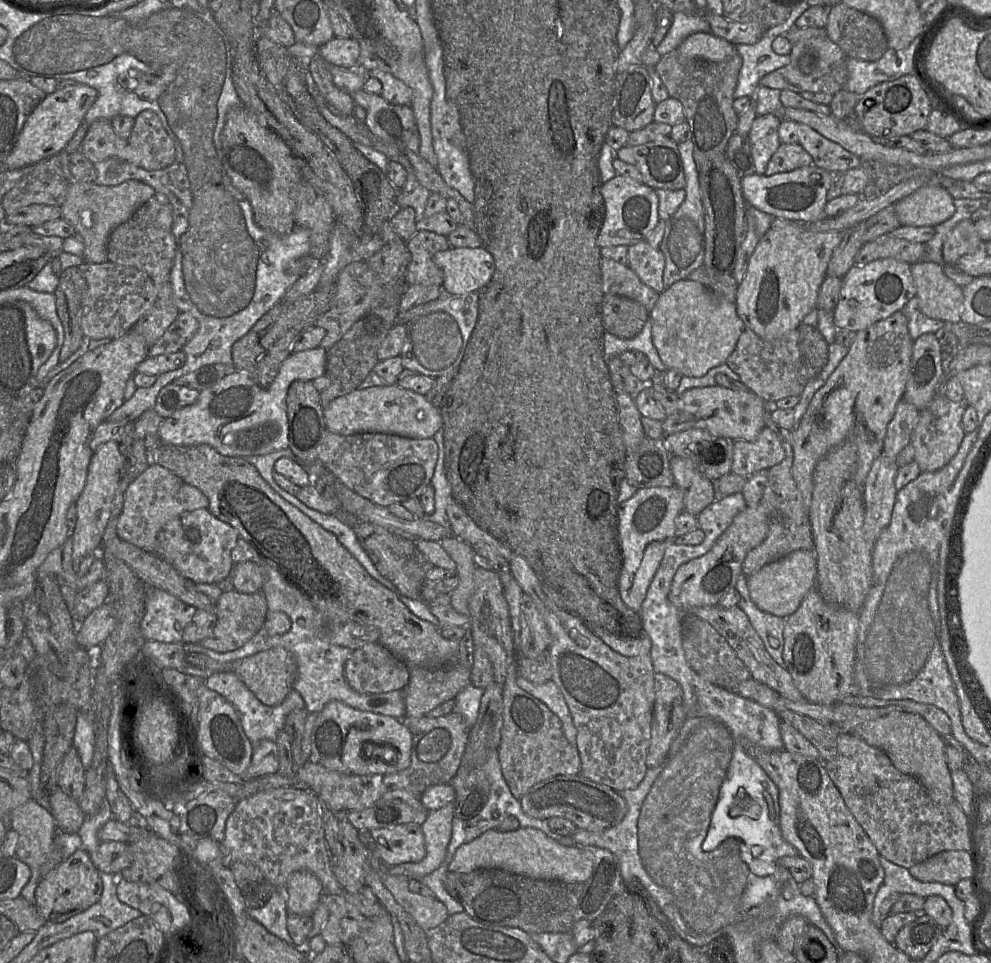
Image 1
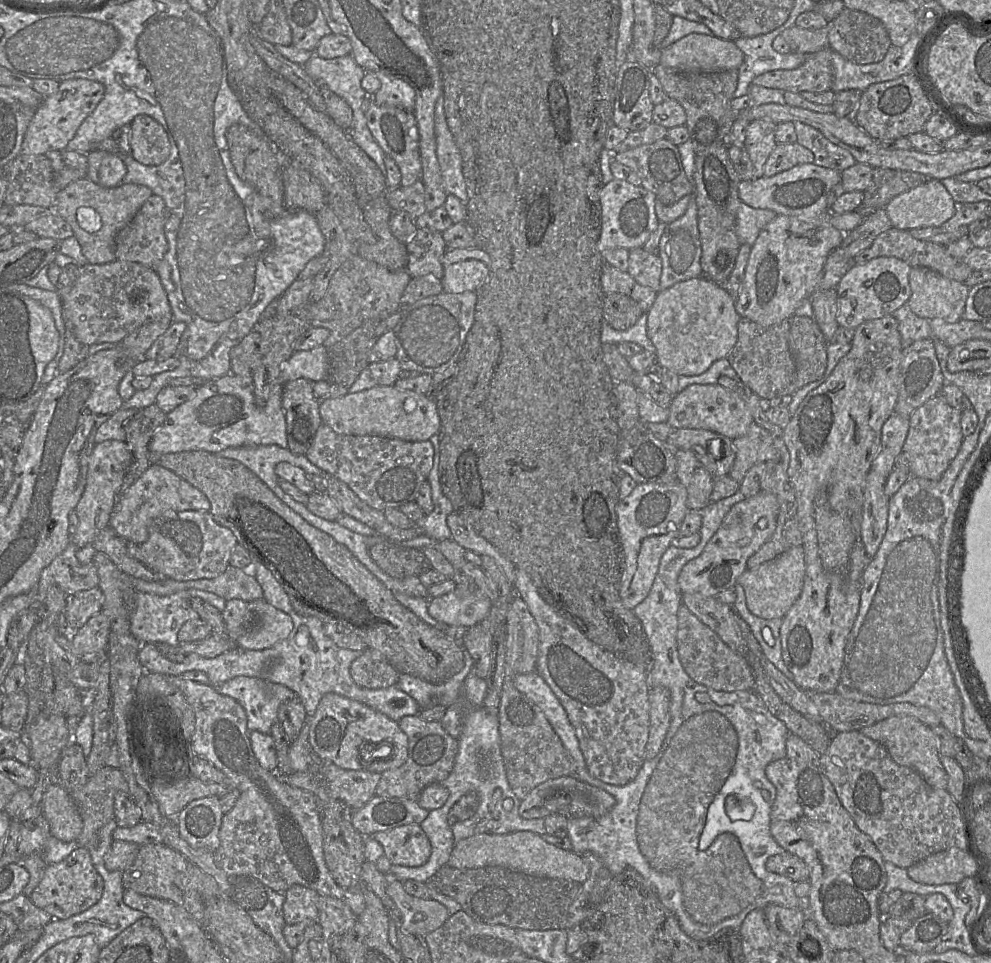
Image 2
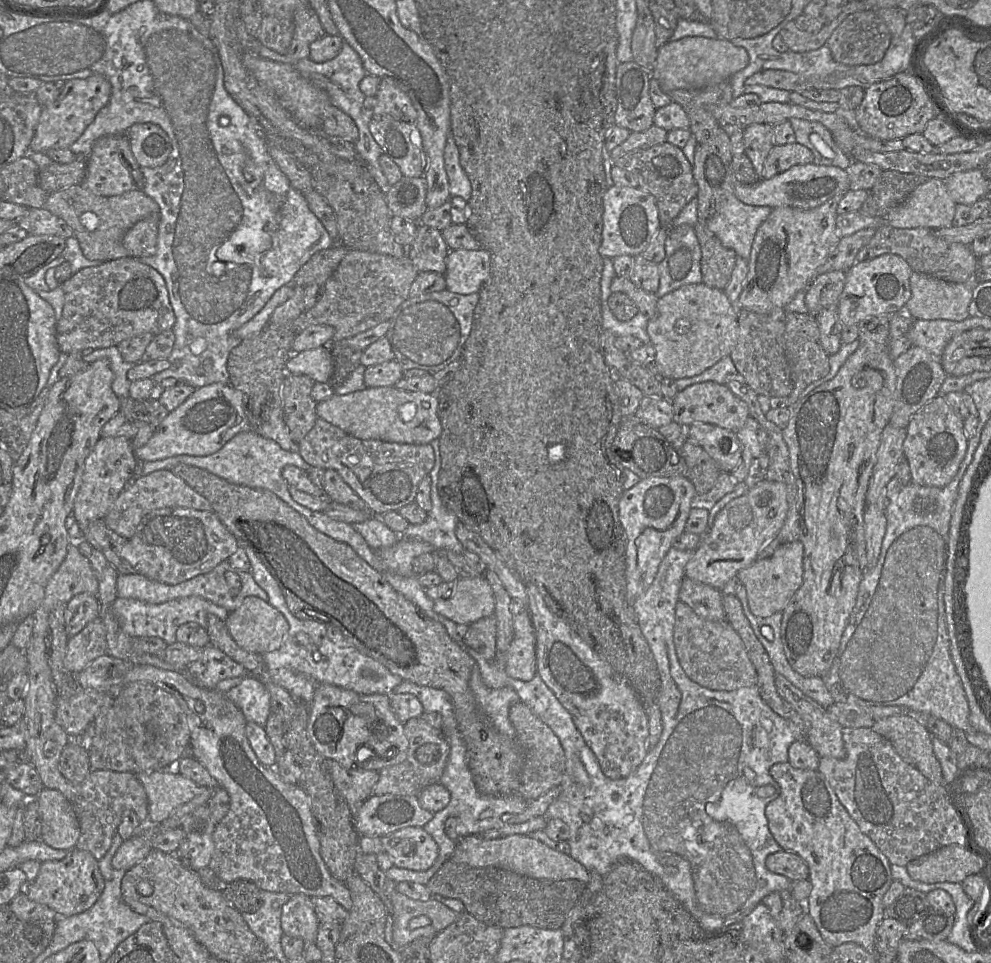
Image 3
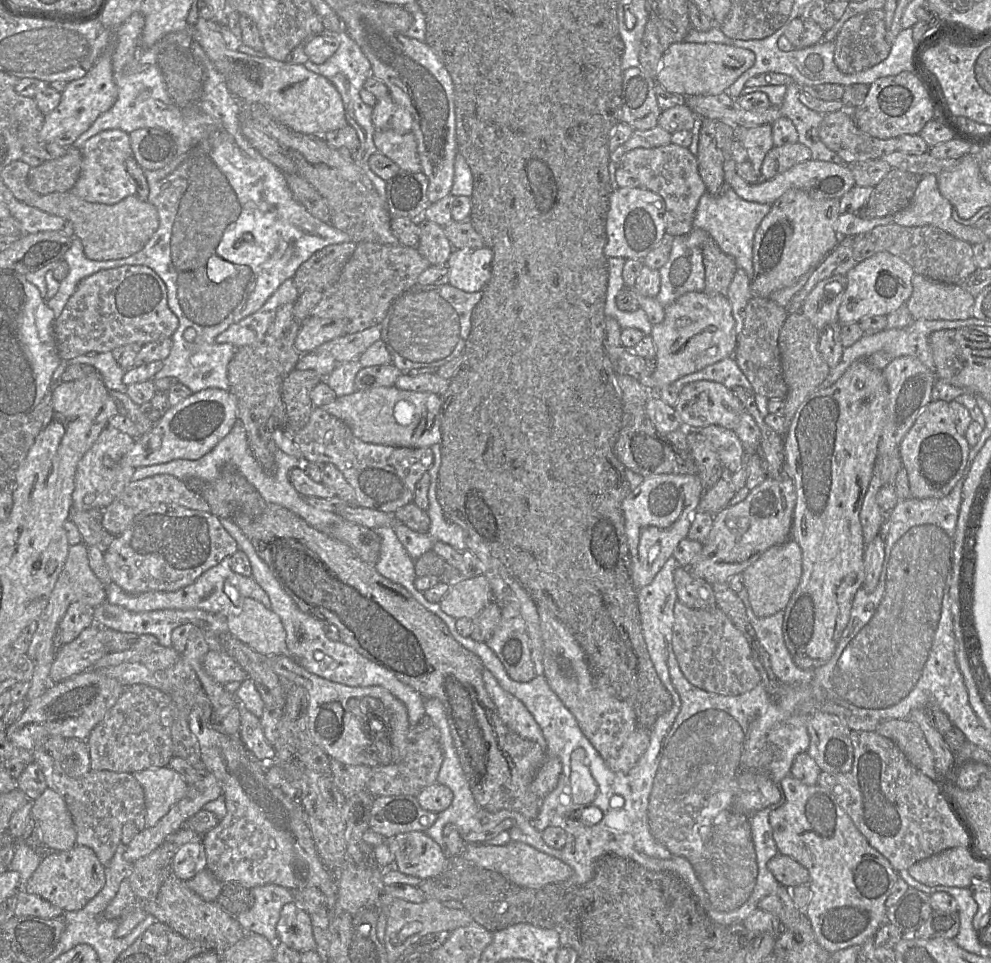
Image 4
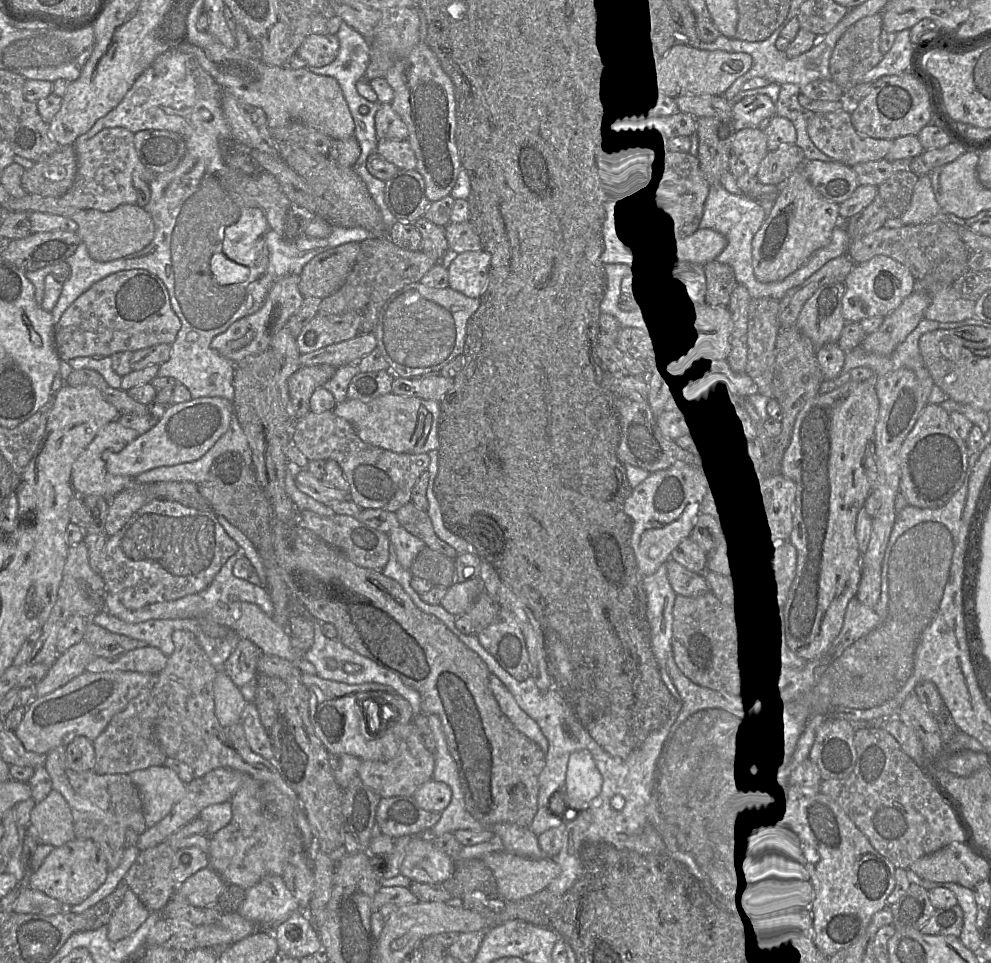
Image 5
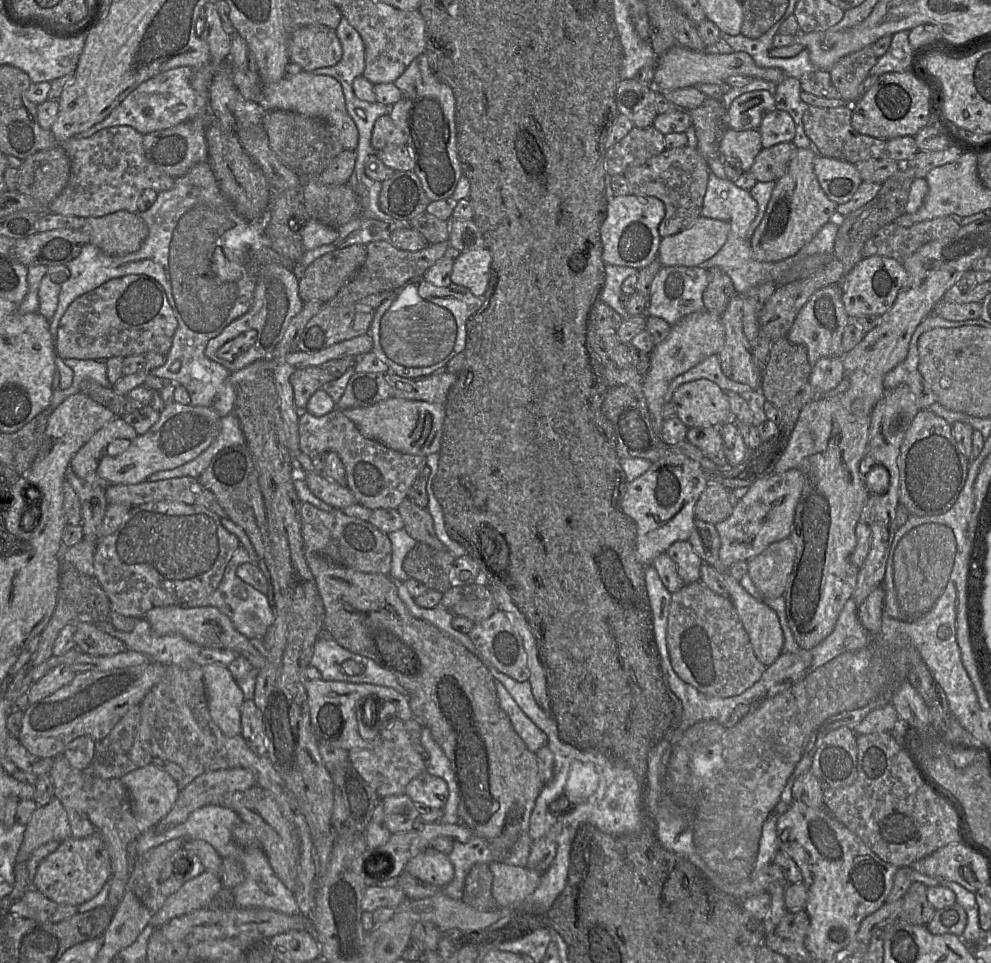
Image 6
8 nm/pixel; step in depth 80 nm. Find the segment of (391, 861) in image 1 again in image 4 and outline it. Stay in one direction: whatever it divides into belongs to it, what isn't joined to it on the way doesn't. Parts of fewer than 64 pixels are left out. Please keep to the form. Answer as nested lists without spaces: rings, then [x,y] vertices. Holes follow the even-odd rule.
[[[404,832],[386,842],[394,855],[395,868],[404,874],[426,880],[441,874],[447,866],[449,856],[426,832]]]

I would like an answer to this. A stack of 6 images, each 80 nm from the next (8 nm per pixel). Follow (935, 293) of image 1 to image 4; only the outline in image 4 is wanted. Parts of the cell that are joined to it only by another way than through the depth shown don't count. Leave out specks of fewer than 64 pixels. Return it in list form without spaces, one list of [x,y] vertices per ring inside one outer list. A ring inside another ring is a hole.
[[[914,273],[912,287],[906,306],[914,319],[966,320],[972,316],[975,297],[958,284],[942,283]]]

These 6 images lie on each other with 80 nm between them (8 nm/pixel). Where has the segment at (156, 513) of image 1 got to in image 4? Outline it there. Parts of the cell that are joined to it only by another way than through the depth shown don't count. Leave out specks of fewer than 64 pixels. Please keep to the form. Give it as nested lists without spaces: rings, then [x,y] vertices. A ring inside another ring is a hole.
[[[168,474],[147,477],[138,481],[131,481],[124,490],[102,512],[102,525],[113,536],[121,534],[142,511],[160,504],[177,504],[189,509],[204,512],[210,511],[206,500],[190,489],[185,482]]]

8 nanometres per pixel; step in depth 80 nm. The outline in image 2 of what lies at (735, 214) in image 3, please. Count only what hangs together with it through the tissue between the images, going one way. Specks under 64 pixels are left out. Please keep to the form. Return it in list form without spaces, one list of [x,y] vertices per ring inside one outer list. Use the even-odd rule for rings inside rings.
[[[741,201],[737,214],[735,231],[741,244],[753,245],[760,231],[775,217],[769,209],[753,208]]]

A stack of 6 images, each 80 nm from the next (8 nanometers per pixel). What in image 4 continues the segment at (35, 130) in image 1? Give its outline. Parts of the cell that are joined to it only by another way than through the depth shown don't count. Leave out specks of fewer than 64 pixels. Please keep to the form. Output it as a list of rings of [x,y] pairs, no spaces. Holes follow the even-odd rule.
[[[110,51],[104,53],[88,73],[77,80],[68,82],[61,93],[59,105],[45,115],[40,138],[45,142],[70,147],[102,113],[109,110],[117,99],[117,88],[113,78]]]

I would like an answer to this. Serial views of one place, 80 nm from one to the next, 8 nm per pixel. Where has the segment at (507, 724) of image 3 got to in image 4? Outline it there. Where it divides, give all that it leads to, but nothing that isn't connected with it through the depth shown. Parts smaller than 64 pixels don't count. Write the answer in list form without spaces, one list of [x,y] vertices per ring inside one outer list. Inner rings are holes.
[[[486,668],[483,670],[482,678],[485,689],[496,706],[502,722],[521,738],[538,743],[546,752],[547,742],[542,730],[524,704],[504,690]]]

